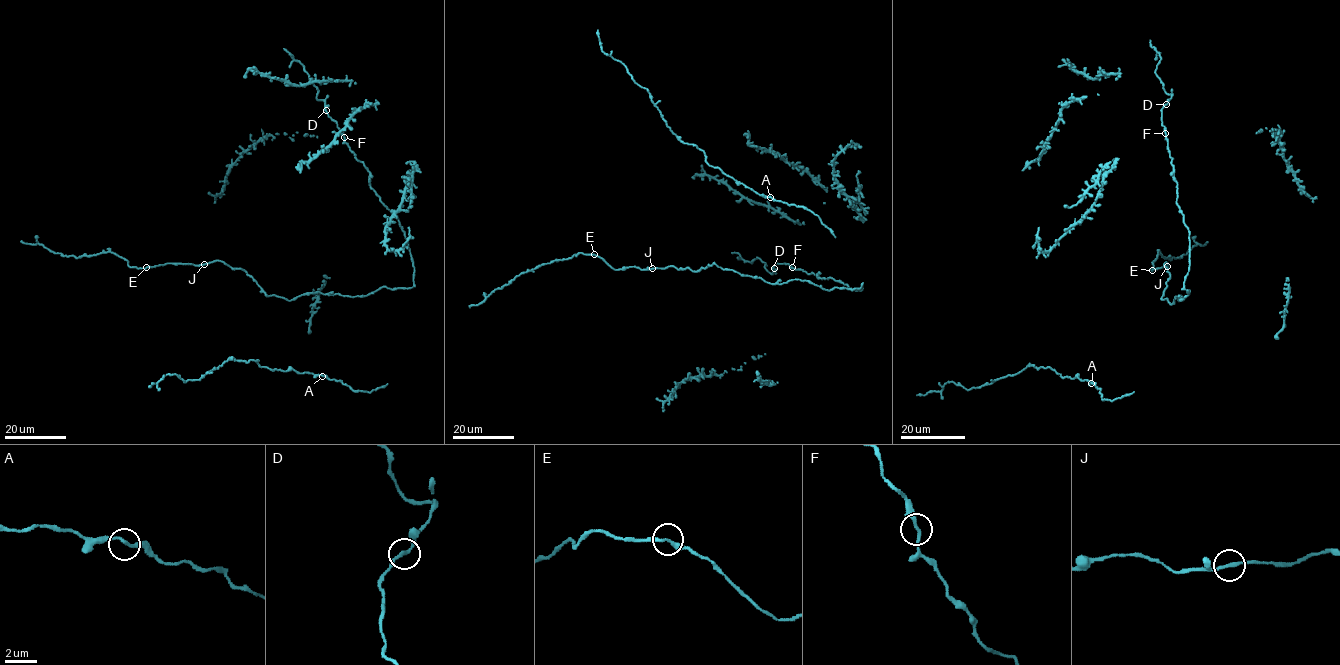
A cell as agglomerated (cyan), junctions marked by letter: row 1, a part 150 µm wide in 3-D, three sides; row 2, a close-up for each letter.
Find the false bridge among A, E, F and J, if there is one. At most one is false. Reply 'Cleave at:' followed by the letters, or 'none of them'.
Cleave at: none of them

